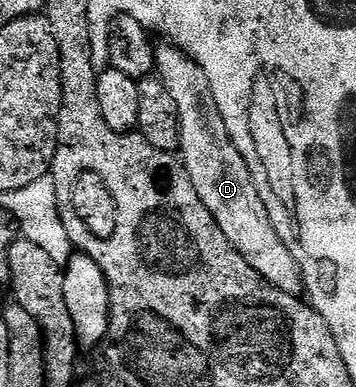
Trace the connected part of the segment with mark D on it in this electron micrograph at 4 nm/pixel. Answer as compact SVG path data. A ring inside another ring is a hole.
M170 42L160 43L156 47L155 66L157 78L165 90L173 94L173 102L177 102L178 155L193 182L193 190L197 190L197 198L205 202L205 210L213 214L217 226L221 226L221 234L229 238L237 254L241 254L241 258L245 258L245 262L249 262L249 266L253 266L253 270L257 270L265 282L277 286L277 290L285 290L285 294L299 296L304 291L303 272L277 234L245 158L241 158L241 150L237 150L233 138L229 138L229 130L225 130L225 118L221 118L221 110L217 110L205 70L201 70L178 46Z

